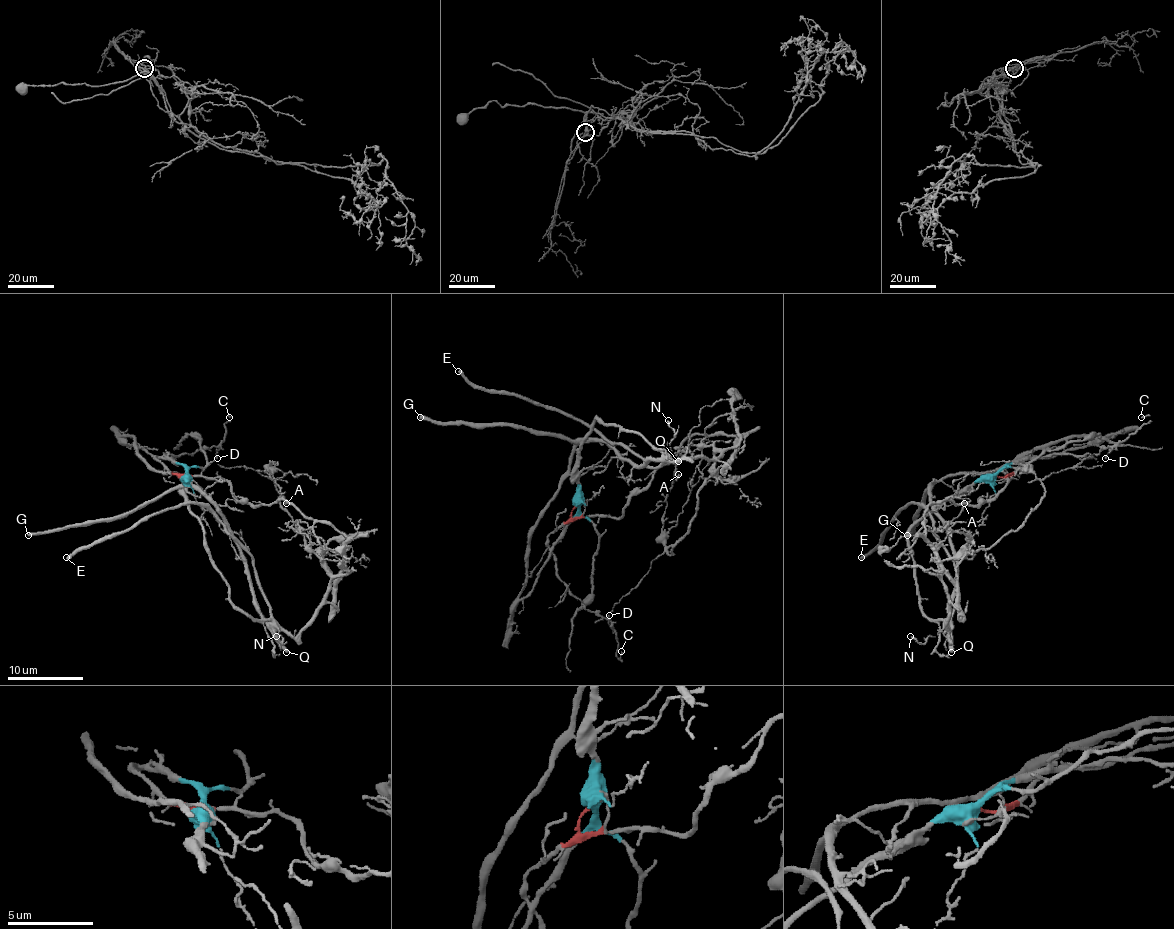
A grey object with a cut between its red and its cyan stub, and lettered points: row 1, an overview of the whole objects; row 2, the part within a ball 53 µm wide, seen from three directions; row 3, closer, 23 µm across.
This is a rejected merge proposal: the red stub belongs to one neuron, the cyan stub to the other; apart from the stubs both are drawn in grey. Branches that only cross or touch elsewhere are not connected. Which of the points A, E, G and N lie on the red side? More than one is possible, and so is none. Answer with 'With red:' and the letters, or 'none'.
With red: A, G

